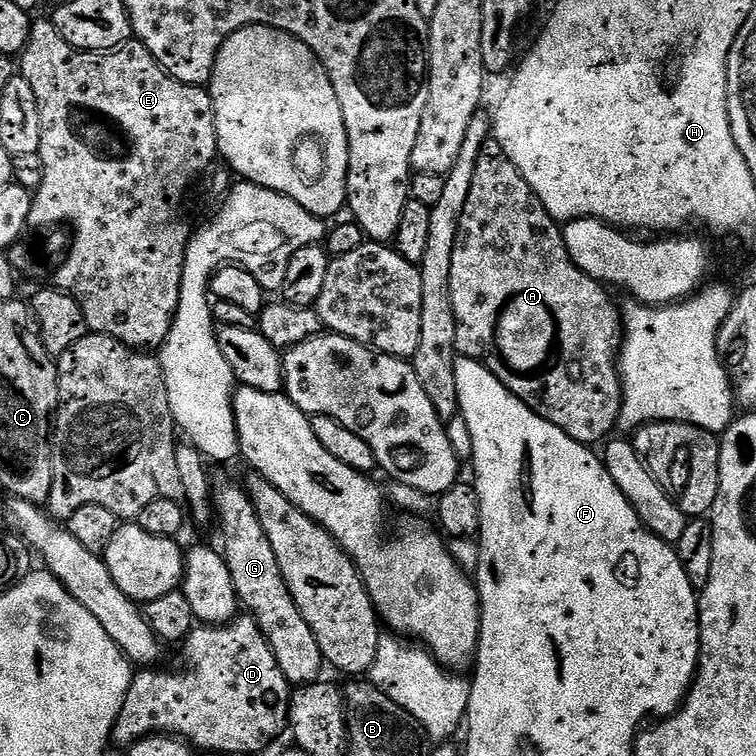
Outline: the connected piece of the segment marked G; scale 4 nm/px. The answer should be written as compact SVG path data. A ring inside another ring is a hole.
M220 483L215 485L212 502L215 519L220 519L220 540L224 543L222 555L226 570L230 570L230 579L234 581L239 607L252 616L262 630L289 685L317 683L321 679L320 671L326 668L324 655L318 646L318 638L314 638L314 630L310 630L310 626L302 618L286 586L286 578L282 578L274 546L270 546L270 538L266 538L266 530L262 530L254 502L241 485L239 488L236 484Z

